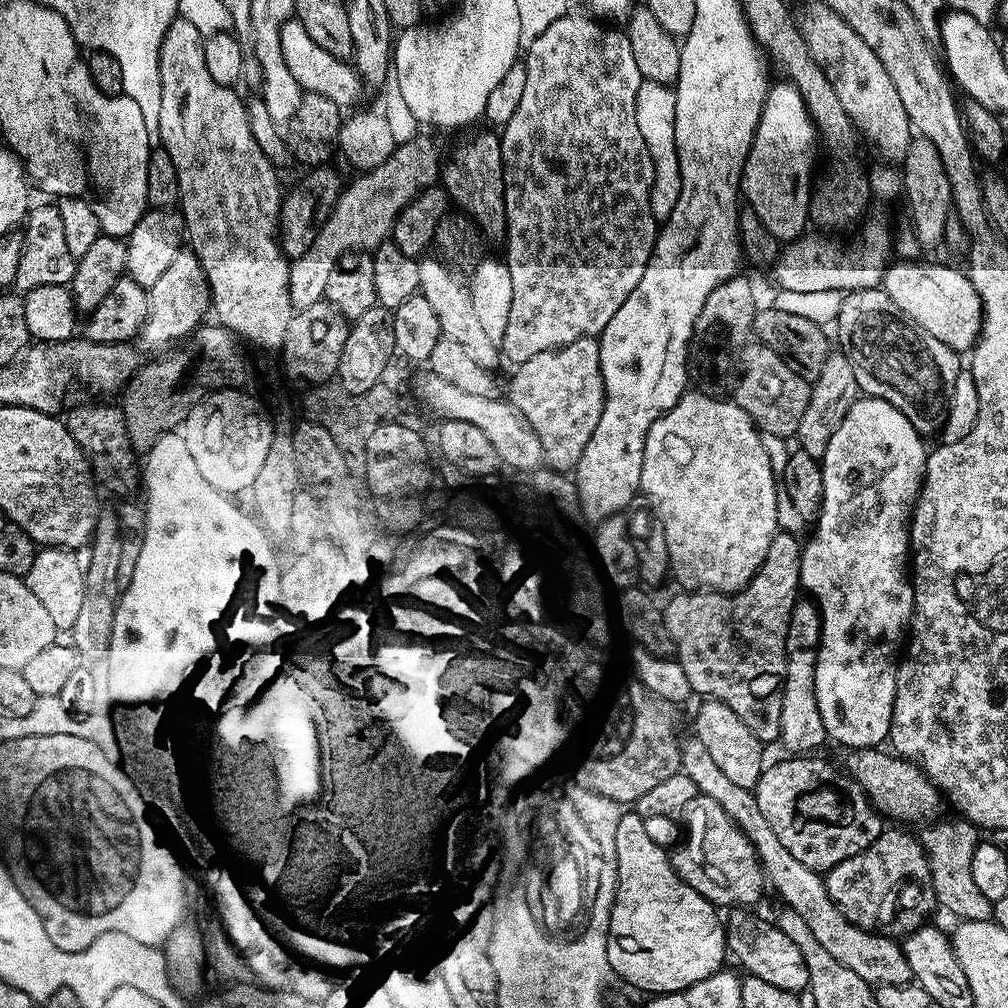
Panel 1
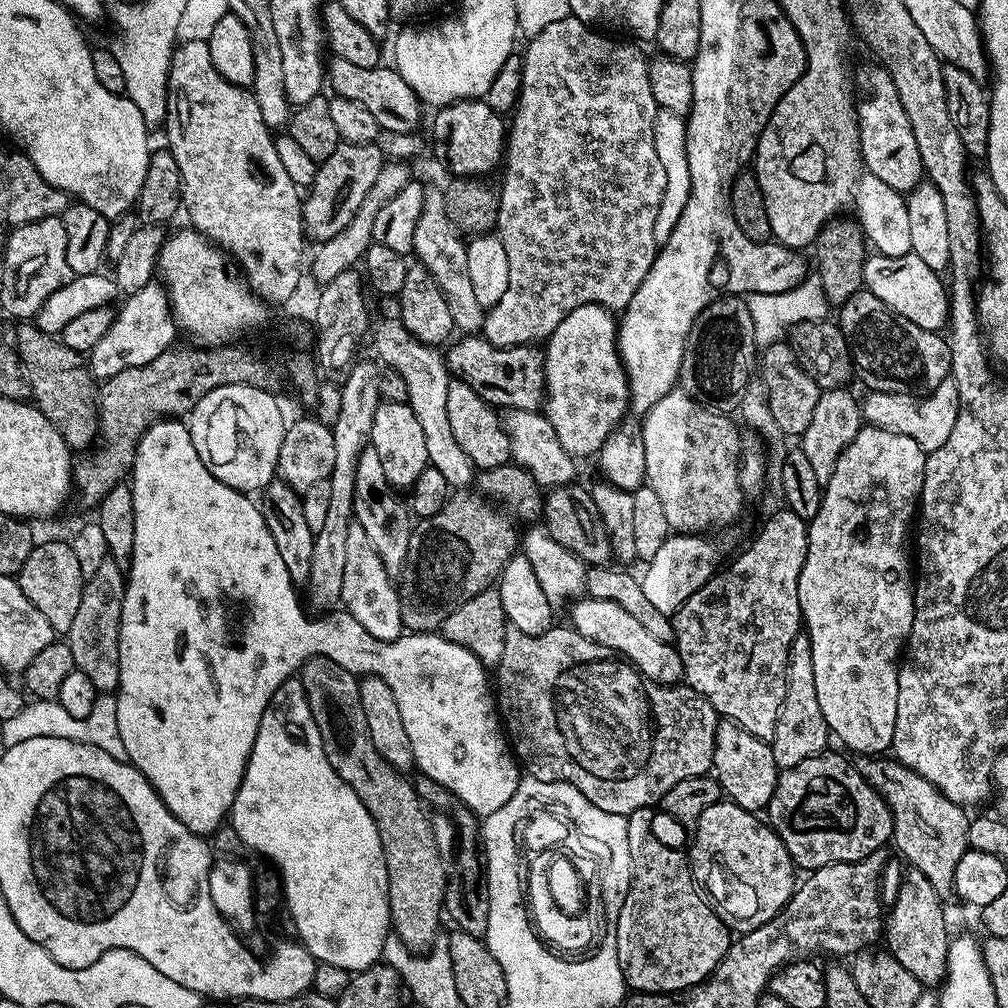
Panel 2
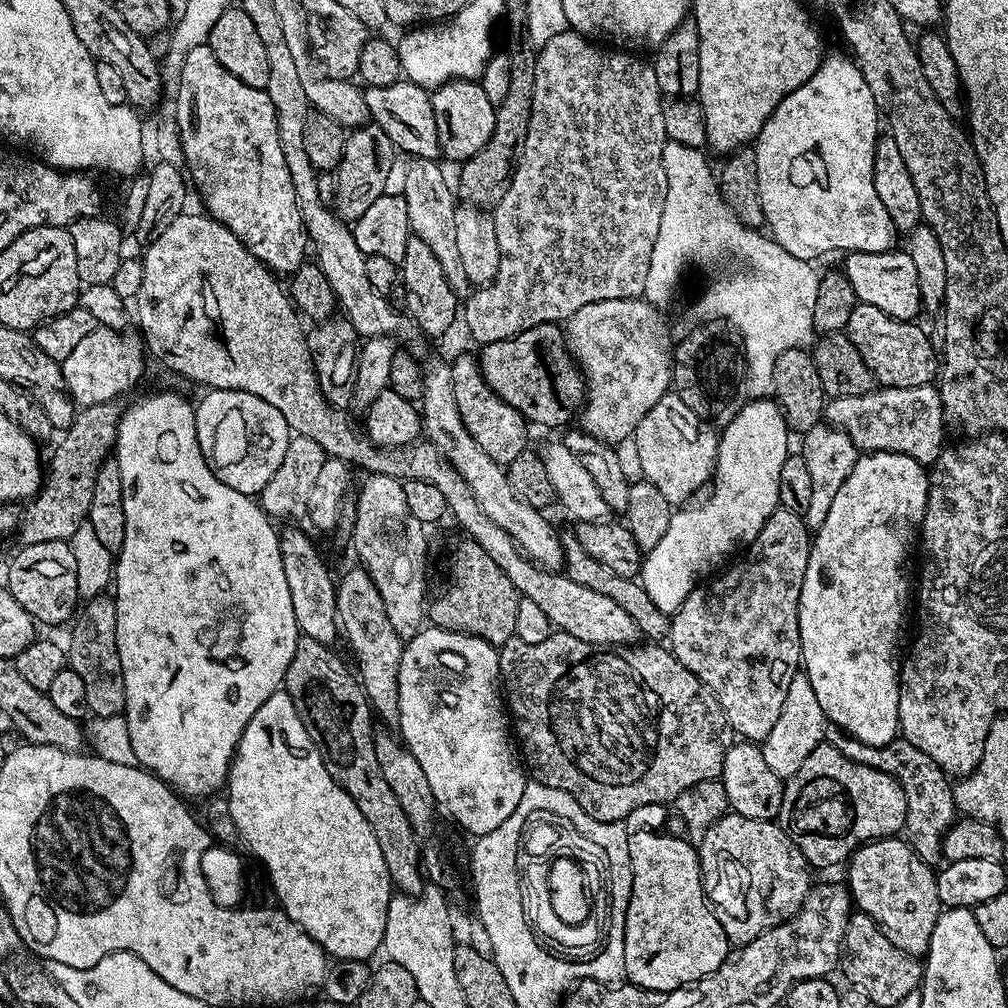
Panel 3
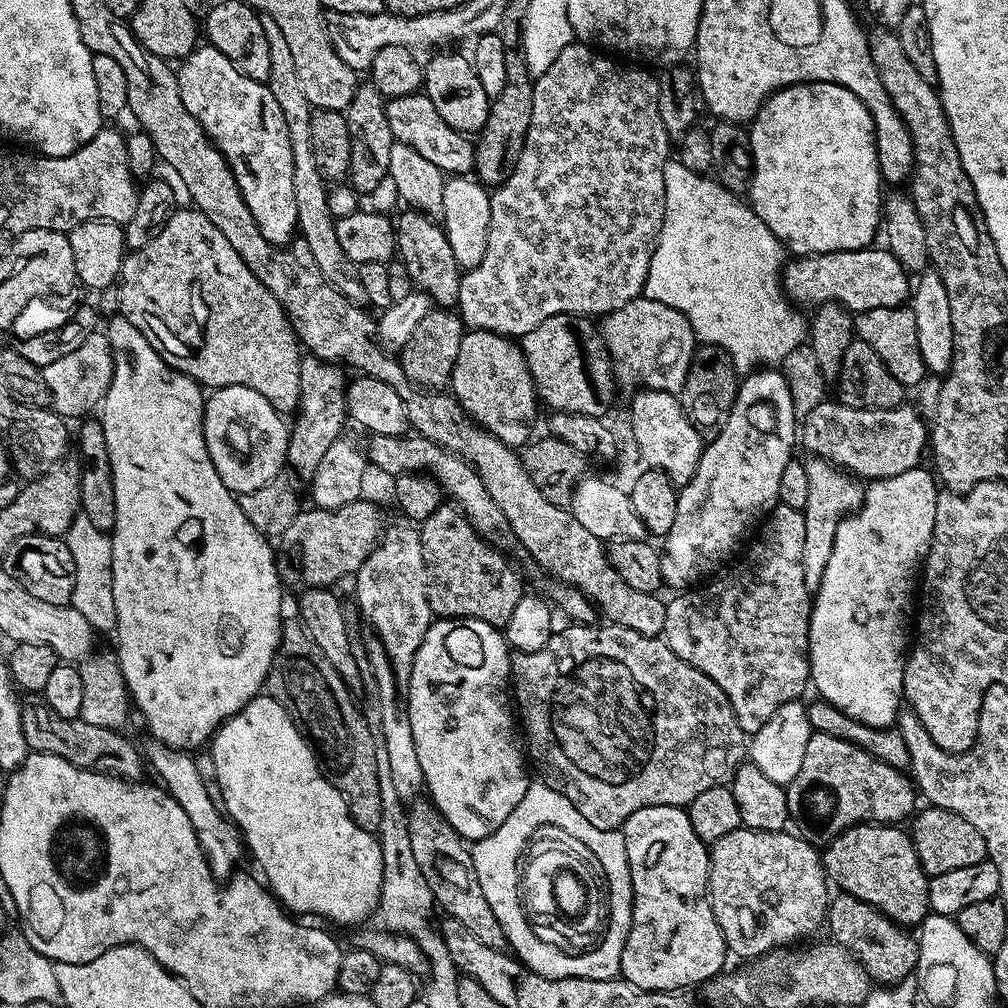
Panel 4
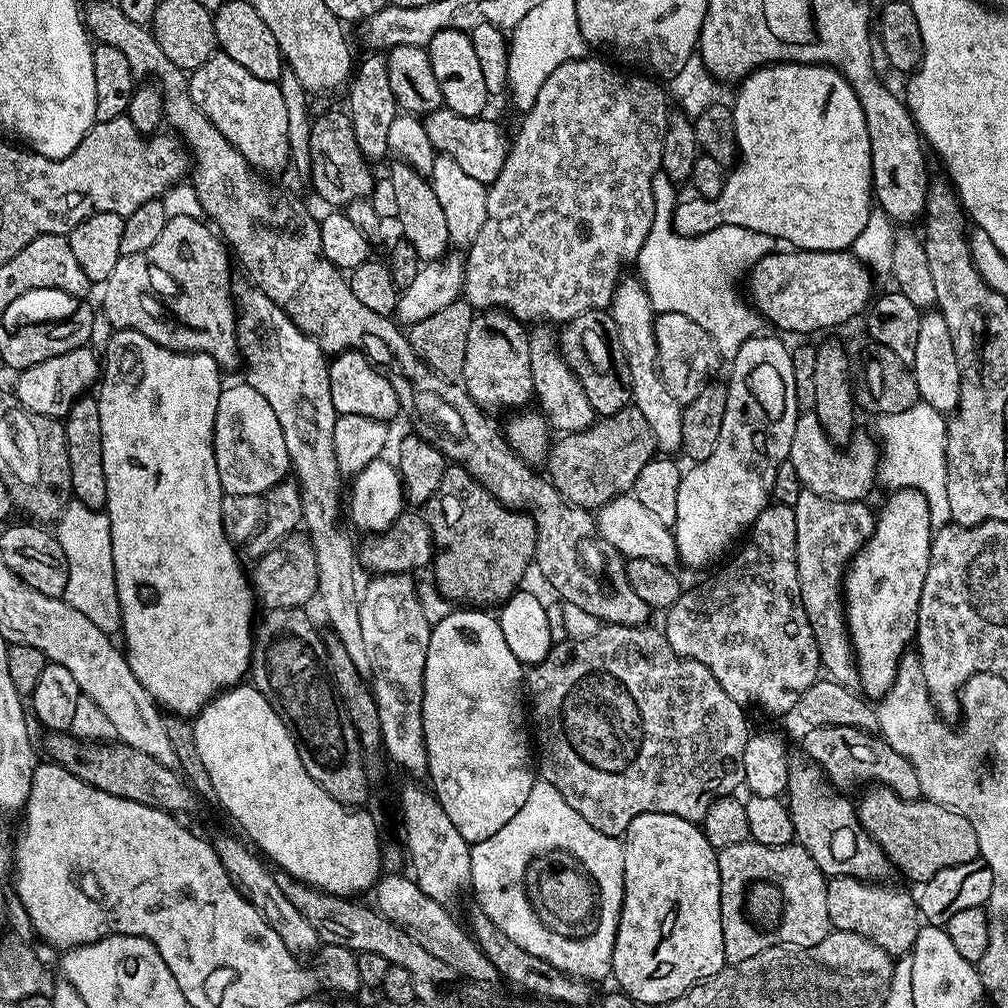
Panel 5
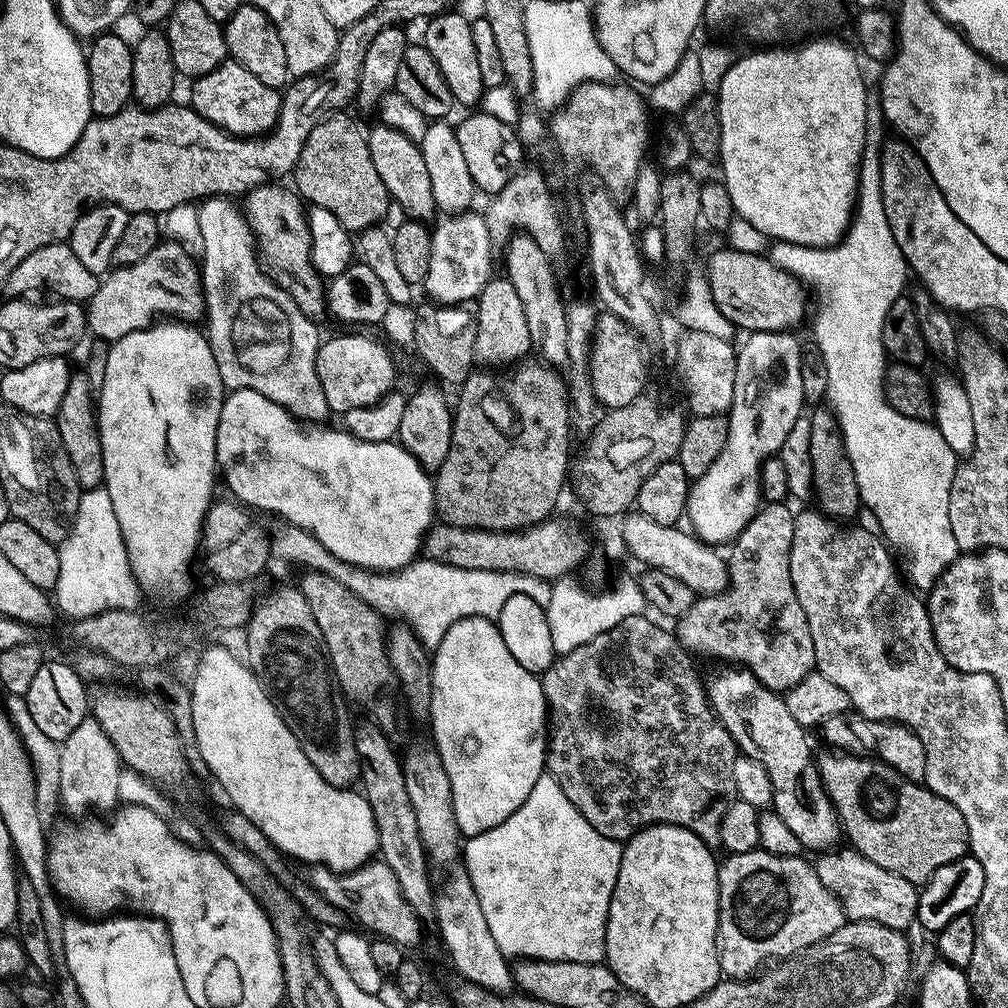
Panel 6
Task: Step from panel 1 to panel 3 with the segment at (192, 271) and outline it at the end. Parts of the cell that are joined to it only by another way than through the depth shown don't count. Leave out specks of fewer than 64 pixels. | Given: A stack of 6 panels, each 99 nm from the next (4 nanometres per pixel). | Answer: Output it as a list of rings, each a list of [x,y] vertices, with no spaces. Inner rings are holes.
[[[98,326],[60,364],[64,388],[73,405],[85,408],[115,401],[127,388],[135,386],[144,370],[146,345],[139,335],[124,336],[123,331]]]

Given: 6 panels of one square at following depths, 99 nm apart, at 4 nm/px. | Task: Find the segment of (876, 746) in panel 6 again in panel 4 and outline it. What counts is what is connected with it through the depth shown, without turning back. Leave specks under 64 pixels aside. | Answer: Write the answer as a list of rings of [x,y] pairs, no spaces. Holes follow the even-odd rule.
[[[813,732],[810,742],[806,742],[806,755],[802,758],[802,767],[792,779],[792,783],[787,785],[786,791],[791,823],[800,827],[799,835],[813,846],[827,845],[839,832],[845,832],[855,824],[875,822],[899,825],[913,815],[917,807],[916,800],[918,801],[918,792],[913,781],[901,769],[874,758],[874,754],[854,746],[854,742],[834,738],[825,732]]]

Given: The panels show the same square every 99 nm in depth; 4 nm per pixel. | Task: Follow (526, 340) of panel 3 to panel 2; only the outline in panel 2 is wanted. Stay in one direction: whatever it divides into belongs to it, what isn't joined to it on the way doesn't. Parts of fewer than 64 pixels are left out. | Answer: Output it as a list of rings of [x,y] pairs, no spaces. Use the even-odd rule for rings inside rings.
[[[461,335],[446,348],[446,363],[449,373],[455,379],[465,380],[487,404],[497,410],[528,410],[539,412],[543,409],[544,353],[539,347],[519,344],[513,348],[494,346],[483,335]]]

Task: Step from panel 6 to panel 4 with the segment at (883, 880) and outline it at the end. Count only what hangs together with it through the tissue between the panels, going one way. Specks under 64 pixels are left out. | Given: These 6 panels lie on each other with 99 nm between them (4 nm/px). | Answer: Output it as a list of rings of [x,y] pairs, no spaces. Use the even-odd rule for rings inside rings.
[[[845,892],[833,895],[828,905],[826,928],[832,931],[831,939],[851,952],[877,985],[893,986],[915,973],[920,949],[917,937],[874,906]]]

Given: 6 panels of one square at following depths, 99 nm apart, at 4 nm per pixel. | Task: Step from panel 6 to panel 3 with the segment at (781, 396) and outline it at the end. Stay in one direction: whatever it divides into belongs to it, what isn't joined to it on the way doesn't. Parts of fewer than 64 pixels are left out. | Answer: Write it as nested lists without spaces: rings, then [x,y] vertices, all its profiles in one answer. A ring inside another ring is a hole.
[[[772,398],[749,399],[740,407],[735,418],[723,425],[718,436],[716,468],[712,472],[710,487],[699,498],[673,511],[665,536],[658,541],[658,546],[654,546],[654,550],[646,553],[644,564],[640,568],[640,585],[644,587],[646,594],[650,594],[650,599],[654,606],[658,606],[658,610],[669,614],[679,610],[689,594],[700,587],[705,578],[711,577],[736,547],[740,547],[740,550],[747,549],[758,538],[762,526],[766,526],[766,518],[770,518],[770,514],[774,514],[774,510],[780,507],[782,462],[786,462],[790,454],[788,436],[790,437],[790,429],[784,420],[784,414]]]

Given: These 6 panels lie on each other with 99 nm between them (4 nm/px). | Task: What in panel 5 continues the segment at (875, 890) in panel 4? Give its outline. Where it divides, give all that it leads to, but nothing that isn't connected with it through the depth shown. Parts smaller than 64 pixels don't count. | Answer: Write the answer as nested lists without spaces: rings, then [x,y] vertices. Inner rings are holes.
[[[811,762],[804,764],[793,763],[788,769],[788,791],[786,803],[790,810],[790,818],[794,822],[796,831],[795,843],[801,844],[814,858],[818,870],[824,873],[825,877],[834,876],[856,876],[859,880],[871,880],[873,882],[884,882],[889,879],[888,875],[894,872],[894,865],[888,859],[888,855],[878,846],[878,842],[862,826],[857,809],[847,800],[847,795],[841,794],[835,785],[828,781],[828,777]]]

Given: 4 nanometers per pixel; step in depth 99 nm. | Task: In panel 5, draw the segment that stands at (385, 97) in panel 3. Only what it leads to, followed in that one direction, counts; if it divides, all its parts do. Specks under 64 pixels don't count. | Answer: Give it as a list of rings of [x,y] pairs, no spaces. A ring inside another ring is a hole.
[[[446,107],[429,112],[423,117],[426,134],[429,135],[435,151],[456,159],[458,165],[462,166],[471,178],[476,178],[478,182],[490,185],[498,178],[498,174],[506,162],[510,136],[507,136],[494,121],[484,119],[483,115],[454,114],[454,110]]]

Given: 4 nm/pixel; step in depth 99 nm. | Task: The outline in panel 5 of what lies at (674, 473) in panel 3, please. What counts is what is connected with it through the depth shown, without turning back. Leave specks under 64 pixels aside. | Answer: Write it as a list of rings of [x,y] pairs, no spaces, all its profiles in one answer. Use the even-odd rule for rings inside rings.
[[[625,275],[616,285],[610,305],[612,320],[616,324],[616,336],[624,351],[624,361],[628,363],[628,380],[632,390],[631,403],[642,410],[642,418],[650,422],[654,430],[656,447],[661,453],[672,454],[682,442],[682,405],[666,390],[660,379],[658,364],[658,346],[656,345],[657,313],[652,307],[650,298],[644,289],[644,283],[635,275]]]

